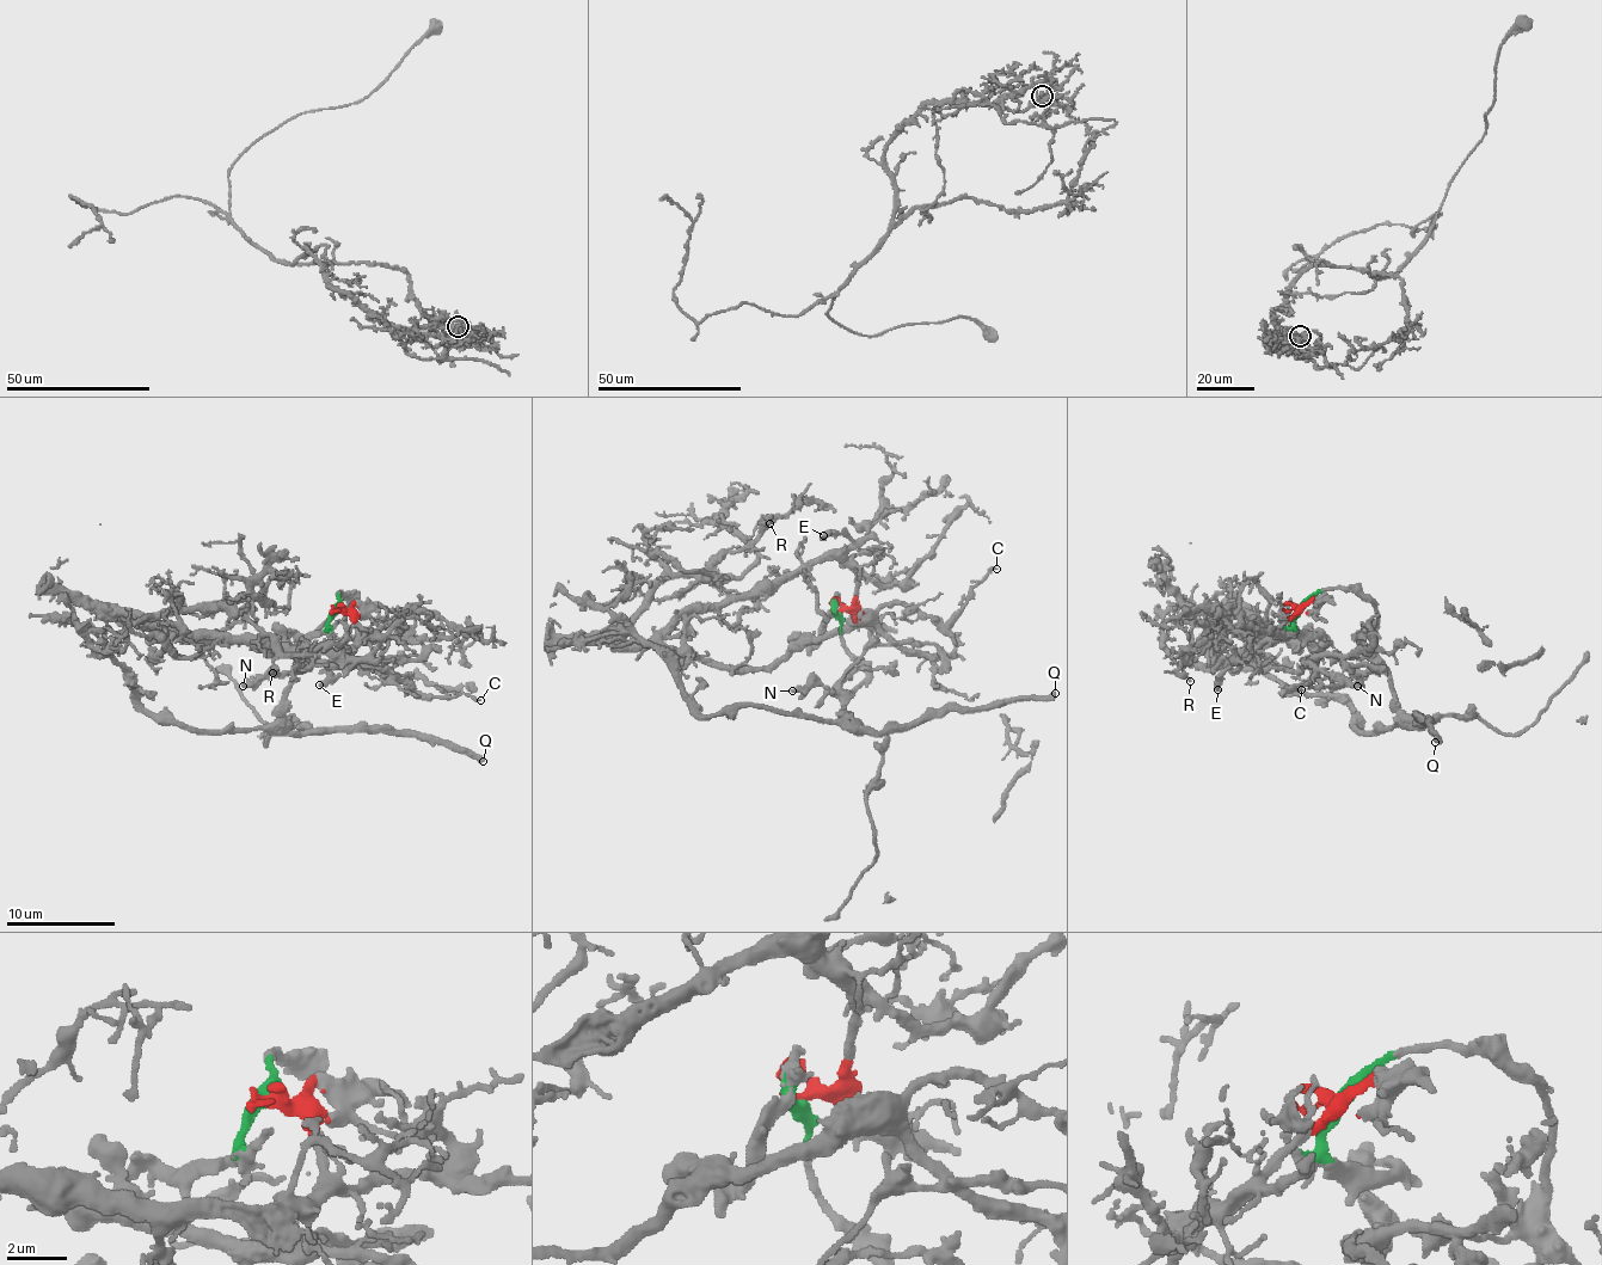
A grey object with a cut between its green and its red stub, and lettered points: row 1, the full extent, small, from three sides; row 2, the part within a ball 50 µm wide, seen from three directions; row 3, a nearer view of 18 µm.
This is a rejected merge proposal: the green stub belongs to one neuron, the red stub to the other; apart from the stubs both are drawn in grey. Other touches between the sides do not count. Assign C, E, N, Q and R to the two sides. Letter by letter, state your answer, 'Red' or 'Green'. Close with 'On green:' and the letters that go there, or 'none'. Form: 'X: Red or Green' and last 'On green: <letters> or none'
C: Red
E: Red
N: Green
Q: Green
R: Red
On green: N, Q

